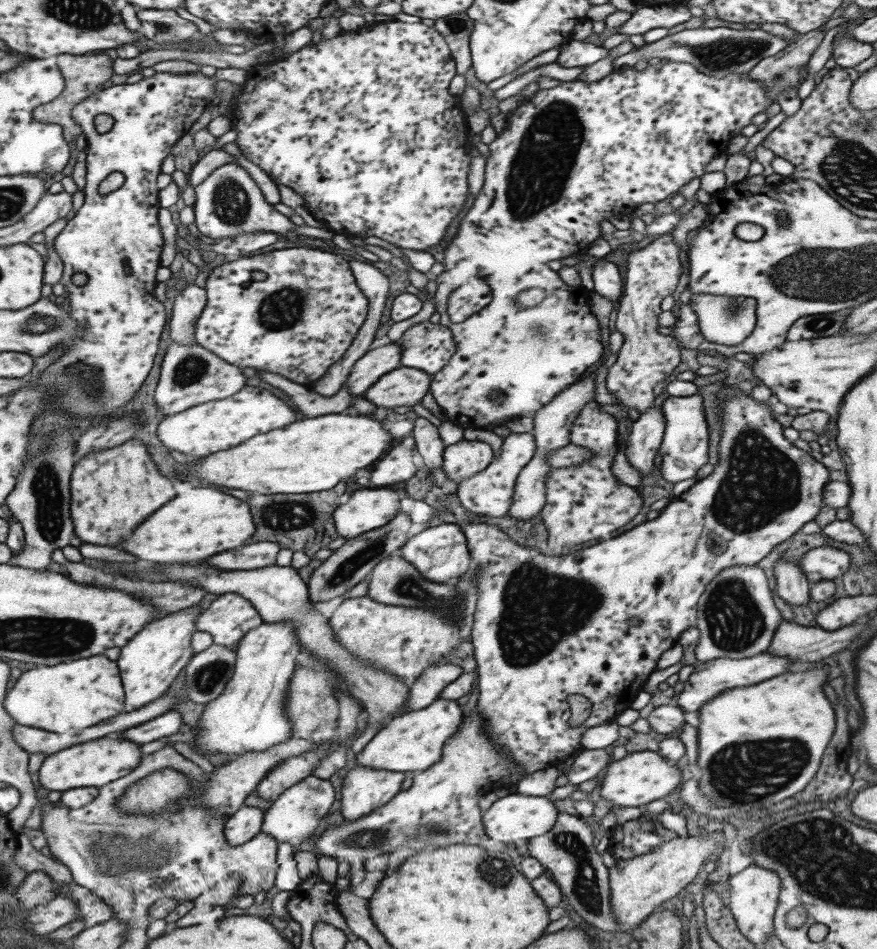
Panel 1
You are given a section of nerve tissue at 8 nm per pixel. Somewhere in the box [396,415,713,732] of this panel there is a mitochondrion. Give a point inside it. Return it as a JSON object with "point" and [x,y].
{"point":[540,609]}

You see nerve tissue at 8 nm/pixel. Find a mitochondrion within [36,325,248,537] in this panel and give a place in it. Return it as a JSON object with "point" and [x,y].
{"point":[73,374]}

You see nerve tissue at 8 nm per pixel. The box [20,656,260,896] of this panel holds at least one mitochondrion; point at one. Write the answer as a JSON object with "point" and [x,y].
{"point":[114,849]}

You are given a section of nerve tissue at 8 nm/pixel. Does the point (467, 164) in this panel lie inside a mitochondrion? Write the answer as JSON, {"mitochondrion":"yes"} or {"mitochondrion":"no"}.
{"mitochondrion":"no"}

